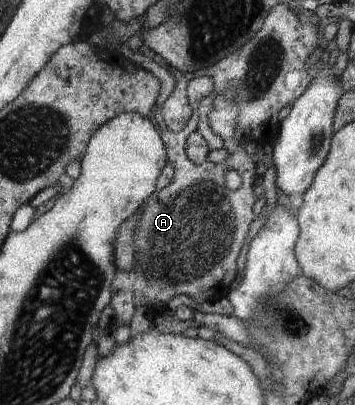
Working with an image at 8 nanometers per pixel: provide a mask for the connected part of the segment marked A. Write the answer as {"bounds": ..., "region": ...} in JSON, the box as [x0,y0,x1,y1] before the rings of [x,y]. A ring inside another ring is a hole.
{"bounds":[109,44,258,333],"region":[[[121,44],[117,49],[117,53],[125,57],[129,62],[136,64],[139,68],[153,73],[160,82],[161,90],[156,105],[154,106],[155,115],[153,115],[152,122],[157,126],[161,140],[166,148],[168,156],[168,163],[175,174],[173,180],[167,187],[161,191],[151,193],[145,199],[143,207],[141,208],[140,221],[138,227],[134,230],[134,247],[136,248],[136,265],[130,273],[124,273],[118,270],[115,280],[112,282],[112,291],[110,292],[110,305],[114,311],[113,323],[109,329],[115,333],[120,323],[130,323],[135,310],[140,306],[145,306],[149,313],[150,319],[158,314],[164,313],[166,305],[169,300],[174,297],[189,296],[197,299],[196,302],[203,303],[205,301],[217,302],[224,301],[231,291],[232,280],[236,275],[239,275],[239,255],[245,239],[249,233],[251,223],[256,219],[253,213],[253,206],[258,199],[255,197],[254,178],[256,176],[256,163],[249,160],[247,153],[242,149],[242,143],[235,143],[233,140],[235,132],[235,124],[239,111],[237,110],[234,101],[231,102],[231,94],[218,95],[213,100],[214,109],[209,113],[209,120],[211,121],[211,129],[215,134],[218,134],[224,141],[224,148],[227,149],[228,157],[226,161],[221,164],[215,164],[207,161],[206,163],[196,165],[192,163],[187,157],[185,145],[191,133],[198,129],[199,124],[199,105],[204,97],[214,90],[214,83],[210,77],[199,76],[187,80],[187,96],[192,109],[192,117],[187,122],[187,125],[179,132],[170,131],[164,123],[161,116],[161,110],[165,101],[170,97],[173,78],[165,67],[161,67],[155,61],[145,57],[140,52],[133,52],[129,50],[125,44]],[[228,170],[235,170],[243,178],[243,187],[236,191],[230,191],[225,187],[225,175]]]}

